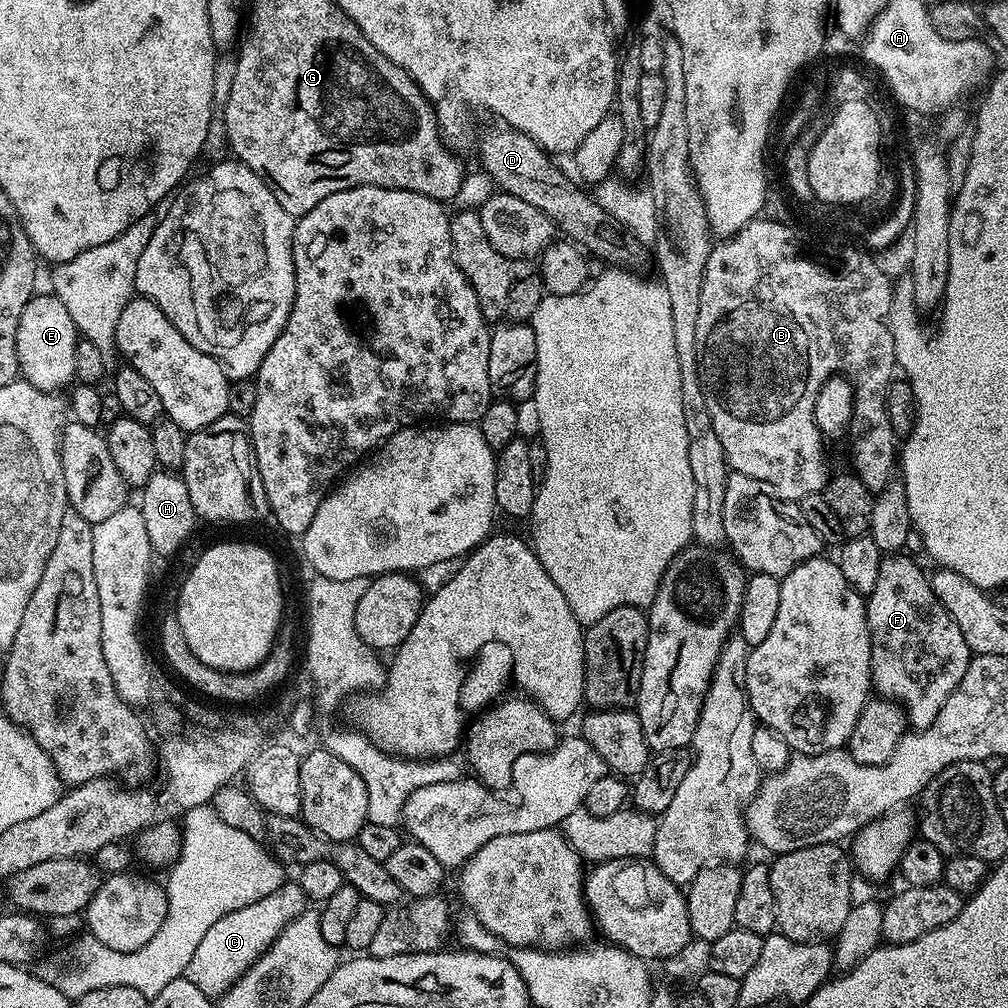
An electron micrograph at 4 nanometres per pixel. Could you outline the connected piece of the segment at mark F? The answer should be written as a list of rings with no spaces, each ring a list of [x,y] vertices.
[[[908,554],[885,555],[880,562],[878,583],[874,585],[872,592],[867,593],[866,607],[868,609],[868,633],[872,639],[872,687],[881,697],[894,699],[902,705],[904,711],[908,713],[909,725],[913,729],[919,730],[930,726],[930,722],[934,722],[934,718],[938,718],[938,710],[942,710],[946,698],[950,698],[950,694],[955,692],[957,686],[962,682],[962,678],[968,669],[968,663],[972,660],[974,653],[966,646],[966,638],[962,638],[962,630],[958,630],[958,622],[954,622],[954,618],[950,618],[946,606],[942,606],[942,602],[938,602],[938,598],[932,589],[931,579],[926,575],[926,572],[924,576],[923,570],[915,562],[916,560]]]

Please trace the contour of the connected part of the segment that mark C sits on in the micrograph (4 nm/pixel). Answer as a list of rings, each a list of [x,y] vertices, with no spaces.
[[[286,882],[274,890],[274,894],[266,894],[258,902],[250,906],[242,906],[242,910],[234,910],[210,930],[206,930],[206,938],[194,950],[194,958],[190,958],[190,966],[186,973],[188,980],[202,990],[210,998],[219,998],[246,974],[246,970],[255,960],[271,946],[282,934],[282,930],[294,918],[298,918],[306,911],[306,897],[302,886],[298,882]]]

